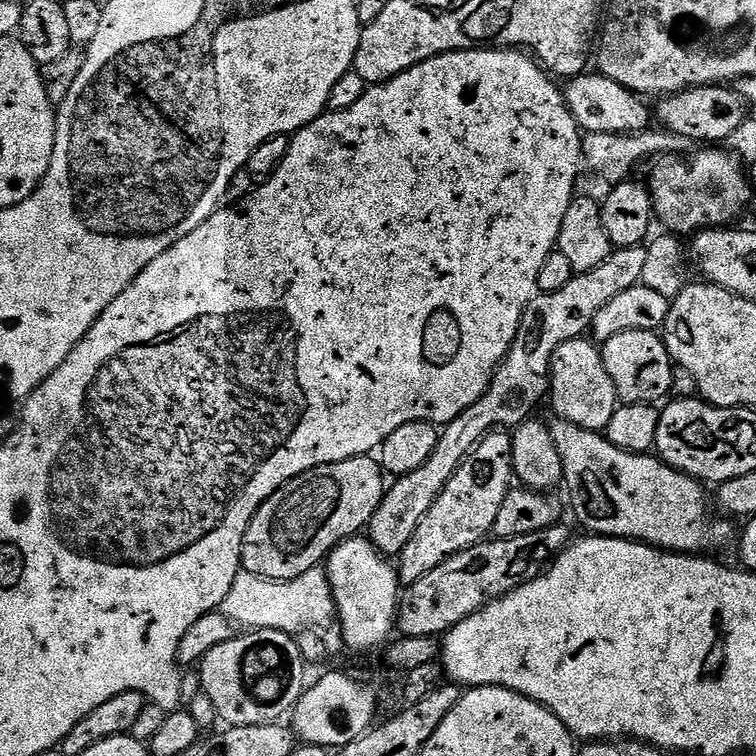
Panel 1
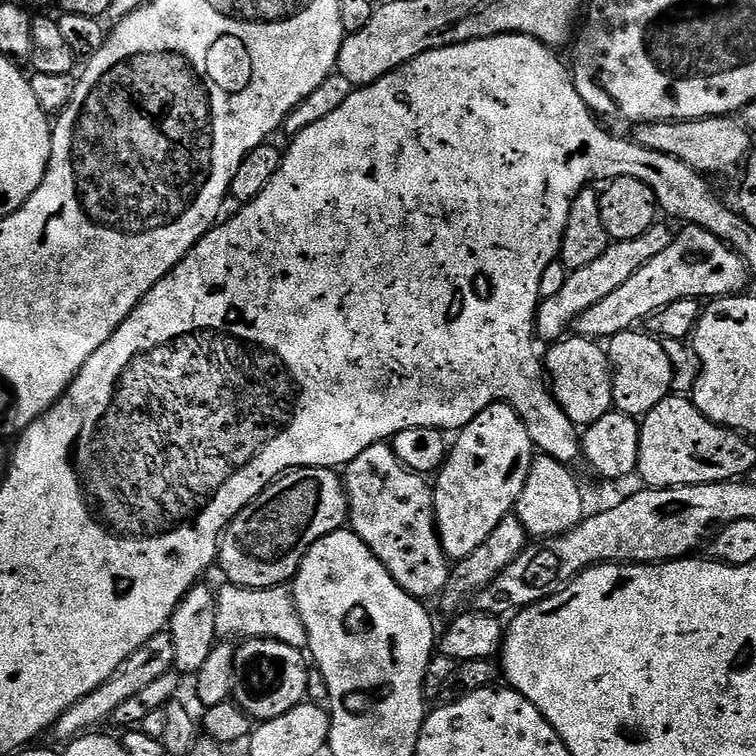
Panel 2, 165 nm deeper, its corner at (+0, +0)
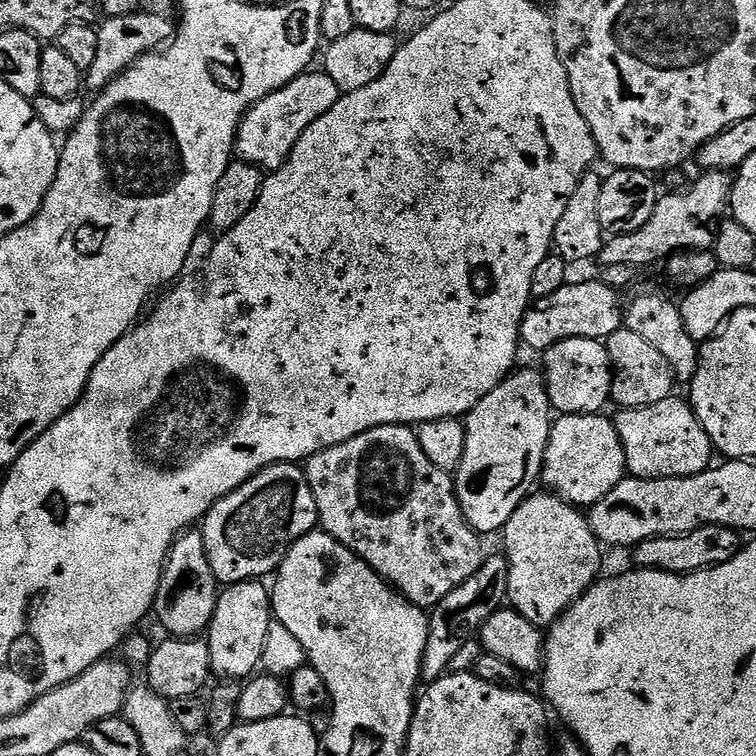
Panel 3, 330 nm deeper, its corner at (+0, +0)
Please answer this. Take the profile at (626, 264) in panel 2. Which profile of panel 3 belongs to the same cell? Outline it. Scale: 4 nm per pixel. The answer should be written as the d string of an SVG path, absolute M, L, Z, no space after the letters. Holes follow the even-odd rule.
M704 172L701 177L701 180L694 181L685 192L661 195L660 201L654 206L654 214L650 214L650 222L646 222L642 230L634 230L634 234L611 237L604 245L602 260L616 268L644 268L647 264L656 264L659 260L667 261L682 252L706 252L715 249L720 225L730 208L734 176L731 172Z

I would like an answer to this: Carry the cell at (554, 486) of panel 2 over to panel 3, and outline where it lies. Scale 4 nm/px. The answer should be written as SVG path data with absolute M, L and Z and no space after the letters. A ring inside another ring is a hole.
M555 494L536 495L529 495L528 499L520 503L518 510L510 514L510 522L506 522L506 526L502 529L502 537L504 536L502 554L508 559L510 570L507 603L515 612L522 614L526 622L534 622L534 626L547 630L580 597L585 596L588 589L597 580L601 579L600 551L602 551L602 545L599 538L593 534L587 515L577 505L570 504Z

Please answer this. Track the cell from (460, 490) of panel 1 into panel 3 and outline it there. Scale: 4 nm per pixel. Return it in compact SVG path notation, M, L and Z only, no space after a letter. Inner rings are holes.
M522 368L513 371L499 386L490 390L490 394L486 394L478 406L468 411L464 420L466 454L462 454L462 462L454 473L456 497L466 522L470 522L472 529L481 534L499 533L504 529L506 522L510 522L510 514L514 514L520 503L528 499L544 470L544 455L552 433L554 409L548 397L543 371Z

